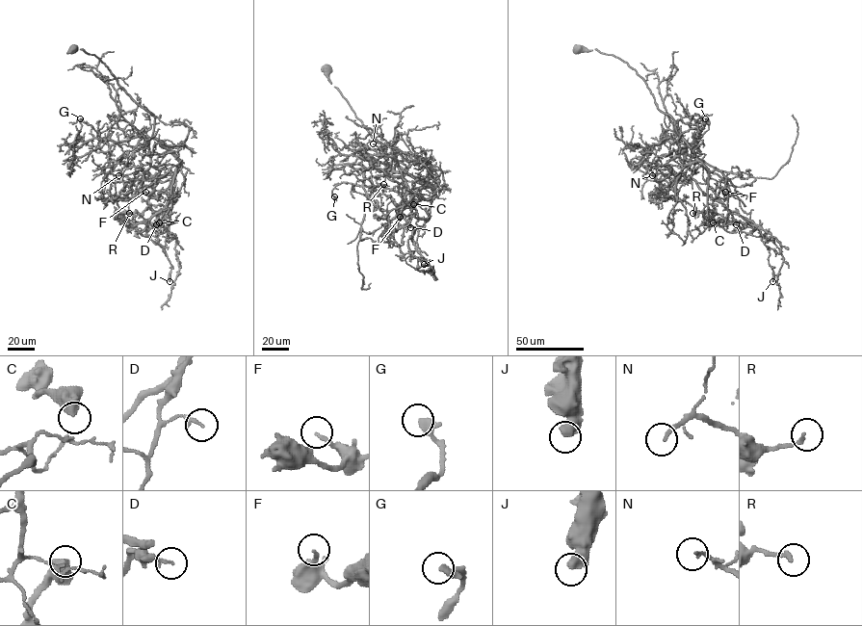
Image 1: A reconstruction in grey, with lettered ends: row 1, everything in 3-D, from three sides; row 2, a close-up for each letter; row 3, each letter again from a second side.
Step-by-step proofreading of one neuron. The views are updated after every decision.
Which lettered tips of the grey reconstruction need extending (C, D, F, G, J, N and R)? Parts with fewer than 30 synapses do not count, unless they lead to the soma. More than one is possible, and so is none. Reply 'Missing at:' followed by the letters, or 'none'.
Missing at: none

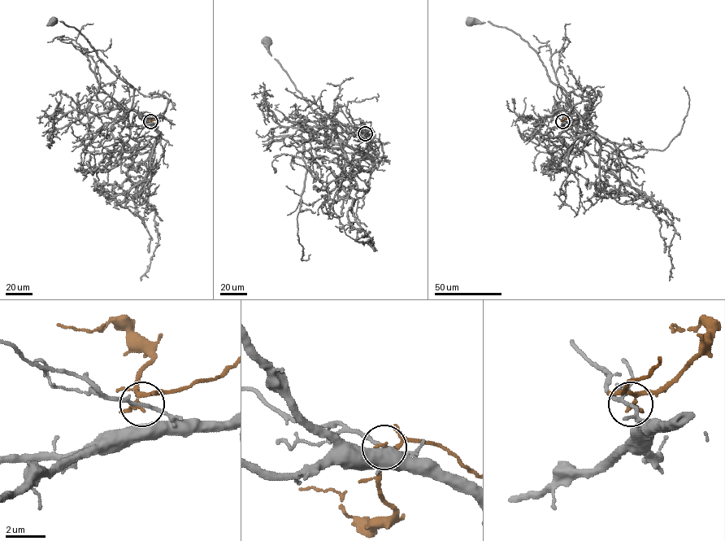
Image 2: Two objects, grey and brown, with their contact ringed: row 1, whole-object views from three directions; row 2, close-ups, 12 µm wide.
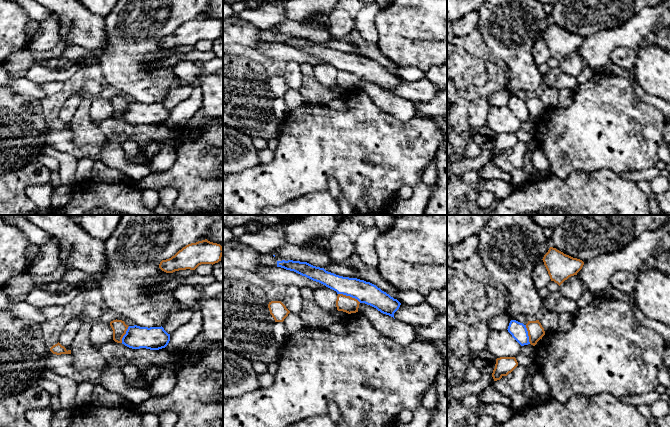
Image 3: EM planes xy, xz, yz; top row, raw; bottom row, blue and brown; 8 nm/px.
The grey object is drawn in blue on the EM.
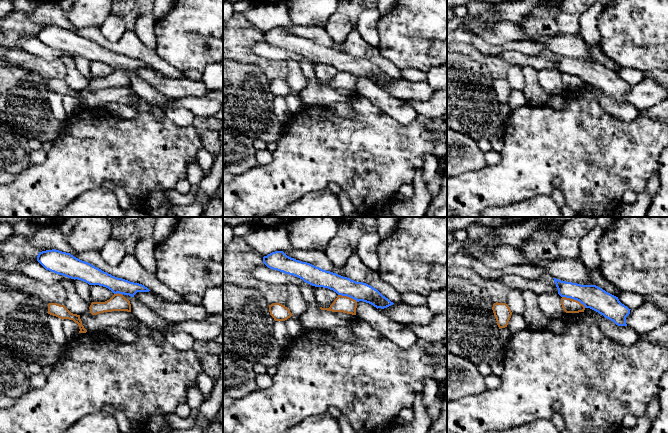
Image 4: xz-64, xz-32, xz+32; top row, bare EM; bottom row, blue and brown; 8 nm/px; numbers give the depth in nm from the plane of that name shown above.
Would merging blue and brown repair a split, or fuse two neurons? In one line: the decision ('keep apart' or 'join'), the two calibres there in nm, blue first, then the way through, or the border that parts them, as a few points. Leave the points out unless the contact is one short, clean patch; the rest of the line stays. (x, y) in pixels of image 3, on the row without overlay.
keep apart | 180/130 nm | along xz (338, 69), (349, 71), (360, 78)

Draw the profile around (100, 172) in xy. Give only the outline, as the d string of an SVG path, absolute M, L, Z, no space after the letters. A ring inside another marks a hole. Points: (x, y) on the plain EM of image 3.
M96 158L91 172L91 180L104 183L121 183L129 182L130 178L122 171L108 167Z

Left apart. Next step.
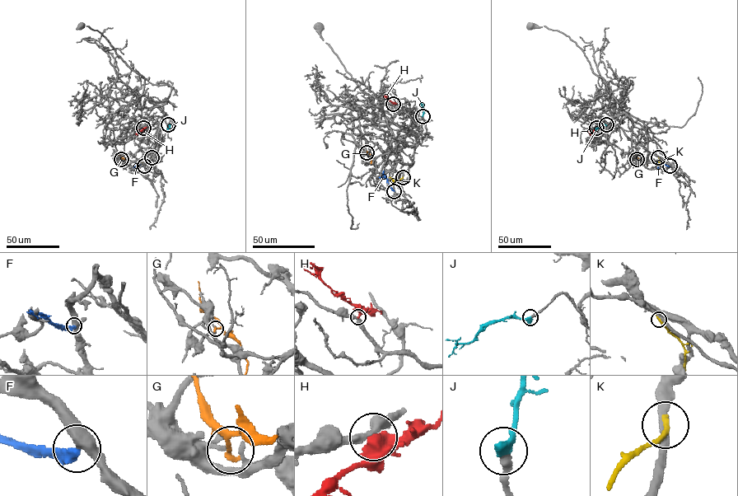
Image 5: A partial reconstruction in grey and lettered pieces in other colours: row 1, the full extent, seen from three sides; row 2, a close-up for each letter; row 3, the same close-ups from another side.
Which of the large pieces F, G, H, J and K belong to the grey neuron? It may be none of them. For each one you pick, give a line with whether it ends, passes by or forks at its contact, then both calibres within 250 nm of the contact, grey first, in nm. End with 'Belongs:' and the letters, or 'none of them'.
J: it ends there; 280 nm thick on the grey side, 480 nm on the other
Belongs: J

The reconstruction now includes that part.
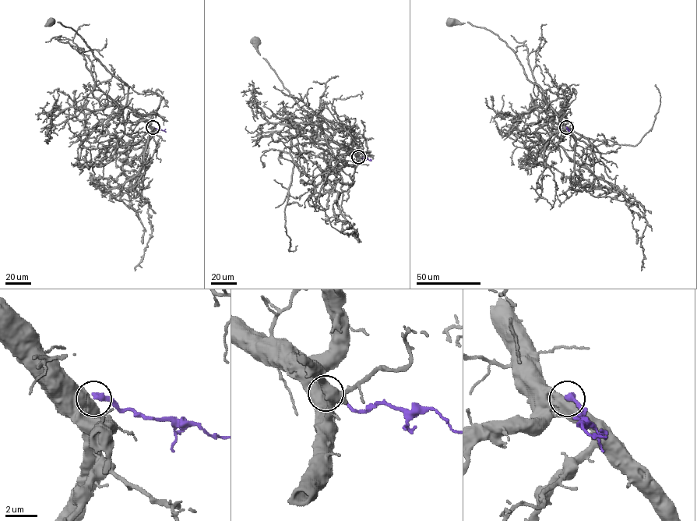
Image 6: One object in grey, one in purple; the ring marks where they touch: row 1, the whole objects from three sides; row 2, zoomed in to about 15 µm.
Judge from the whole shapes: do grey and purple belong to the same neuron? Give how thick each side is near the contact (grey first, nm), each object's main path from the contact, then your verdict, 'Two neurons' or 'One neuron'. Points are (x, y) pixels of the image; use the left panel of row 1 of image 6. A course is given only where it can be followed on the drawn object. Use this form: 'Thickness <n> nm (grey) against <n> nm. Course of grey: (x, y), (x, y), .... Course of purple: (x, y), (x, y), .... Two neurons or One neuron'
Thickness 750 nm (grey) against 380 nm. Course of grey: (153, 127), (126, 105), (128, 86), (102, 64), (78, 34), (59, 23), (50, 22). Course of purple: (153, 127), (166, 132). Two neurons

